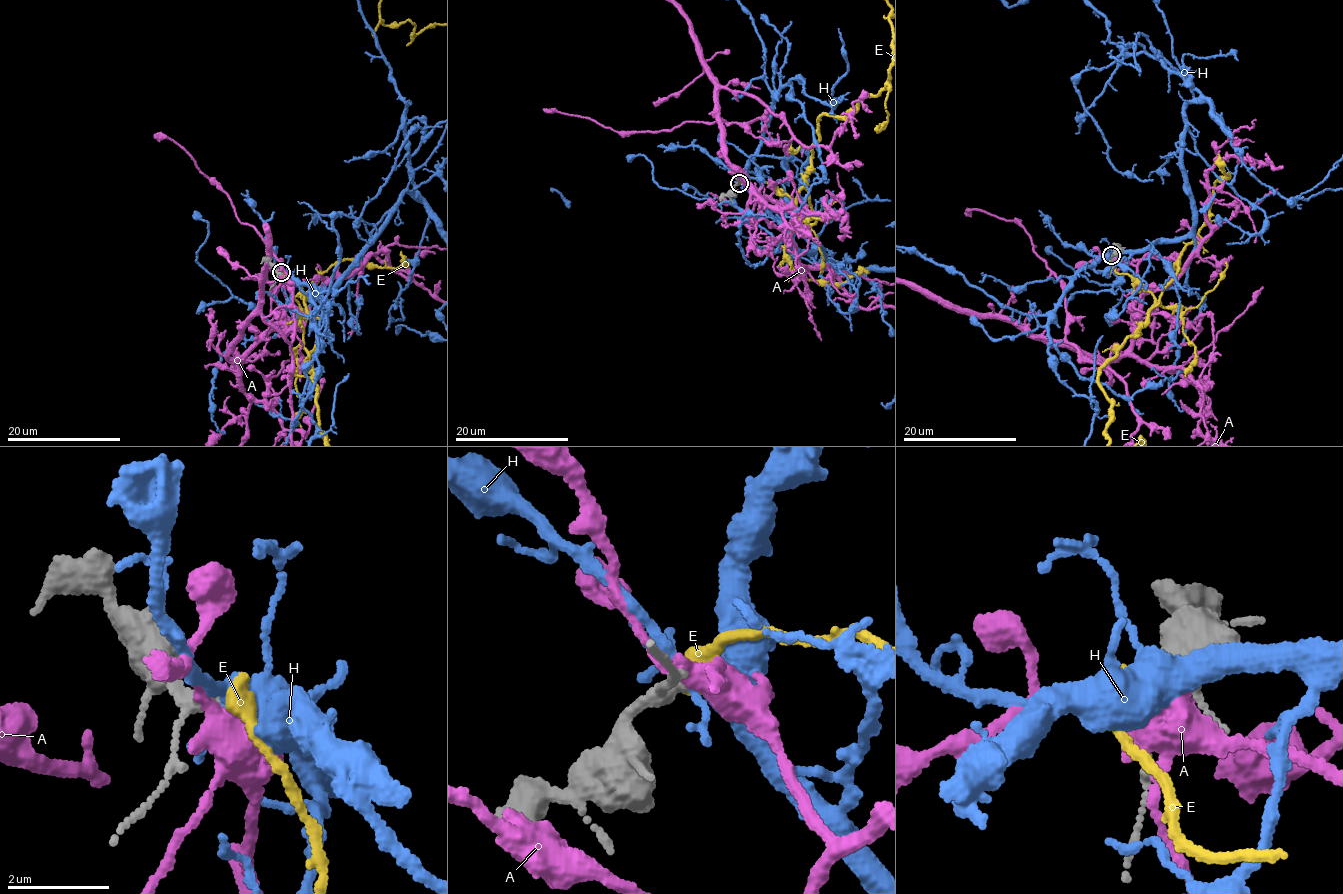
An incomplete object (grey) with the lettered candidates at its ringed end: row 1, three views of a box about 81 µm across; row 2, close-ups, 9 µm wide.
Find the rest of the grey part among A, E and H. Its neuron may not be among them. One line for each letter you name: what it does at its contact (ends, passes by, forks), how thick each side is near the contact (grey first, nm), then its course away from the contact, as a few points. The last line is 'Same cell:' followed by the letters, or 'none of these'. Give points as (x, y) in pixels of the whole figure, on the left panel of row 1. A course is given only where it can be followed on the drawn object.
E: it ends there; 240 nm thick on the grey side, 340 nm on the other
Same cell: E

